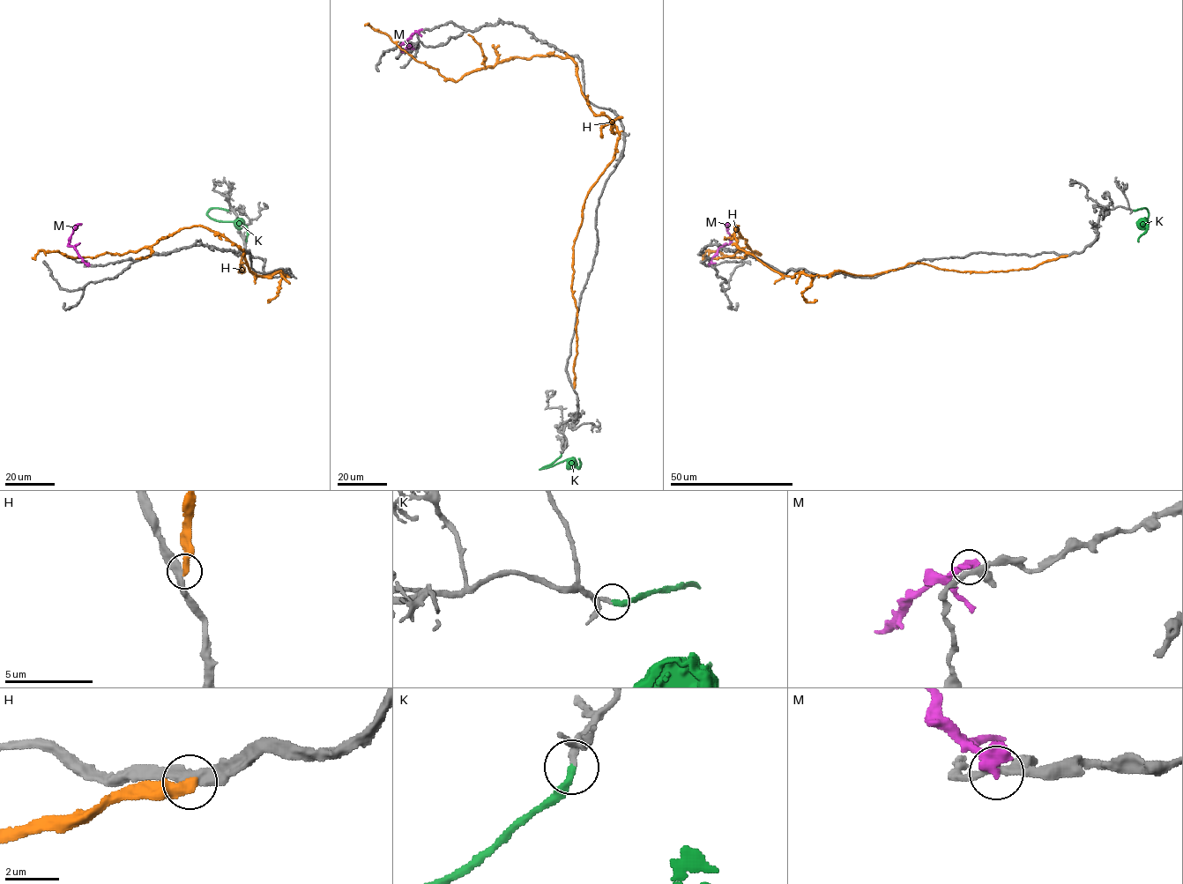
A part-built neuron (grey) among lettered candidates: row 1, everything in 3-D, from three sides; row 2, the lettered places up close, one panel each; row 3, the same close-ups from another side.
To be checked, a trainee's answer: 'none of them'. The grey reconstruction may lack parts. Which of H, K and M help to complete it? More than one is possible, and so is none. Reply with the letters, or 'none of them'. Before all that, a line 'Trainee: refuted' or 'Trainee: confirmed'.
Trainee: refuted
K

